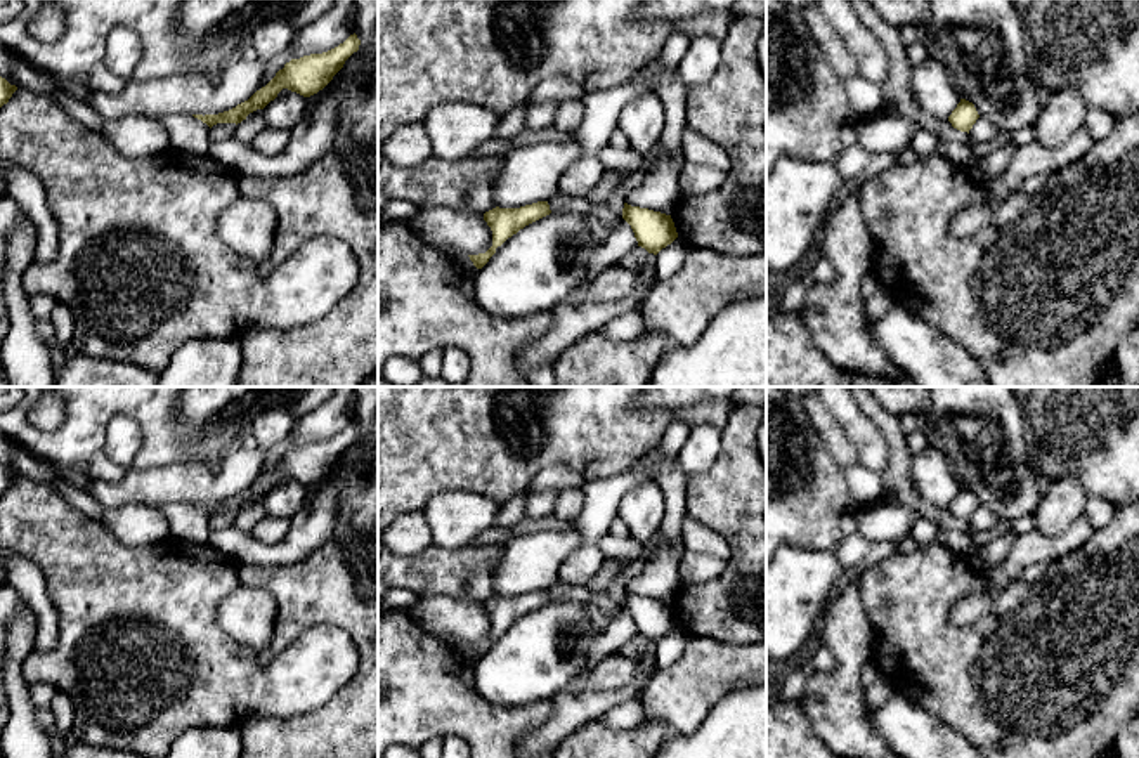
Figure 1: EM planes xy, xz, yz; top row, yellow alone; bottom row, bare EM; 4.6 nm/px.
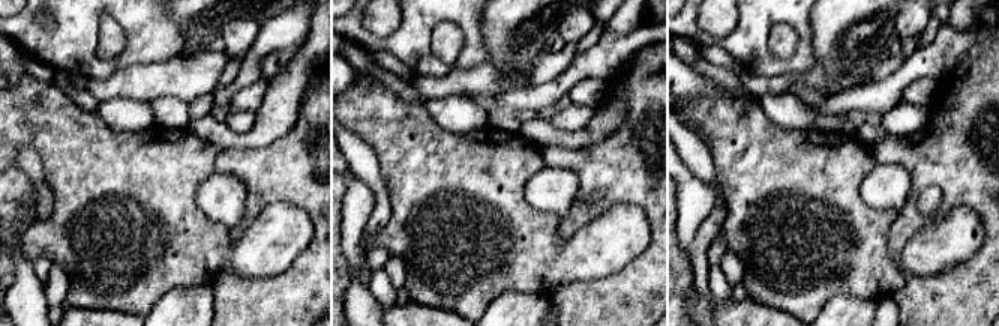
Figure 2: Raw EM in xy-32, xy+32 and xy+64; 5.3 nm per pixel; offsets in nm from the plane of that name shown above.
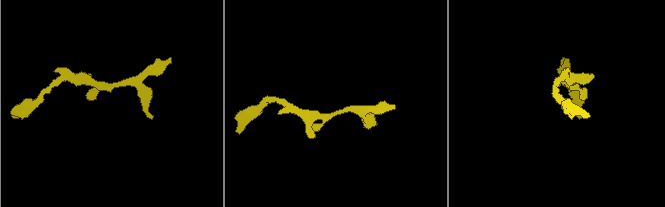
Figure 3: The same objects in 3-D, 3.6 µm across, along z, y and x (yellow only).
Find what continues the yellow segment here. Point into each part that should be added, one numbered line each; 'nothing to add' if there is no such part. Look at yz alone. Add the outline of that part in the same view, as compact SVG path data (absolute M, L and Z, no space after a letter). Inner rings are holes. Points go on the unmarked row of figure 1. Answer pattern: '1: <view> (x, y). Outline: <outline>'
nothing to add

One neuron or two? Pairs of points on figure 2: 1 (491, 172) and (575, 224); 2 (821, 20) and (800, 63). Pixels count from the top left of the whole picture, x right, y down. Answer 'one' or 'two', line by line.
1: two
2: two

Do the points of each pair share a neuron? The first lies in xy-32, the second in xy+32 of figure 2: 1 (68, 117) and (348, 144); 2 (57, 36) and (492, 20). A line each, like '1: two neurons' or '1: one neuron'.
1: two neurons
2: two neurons

